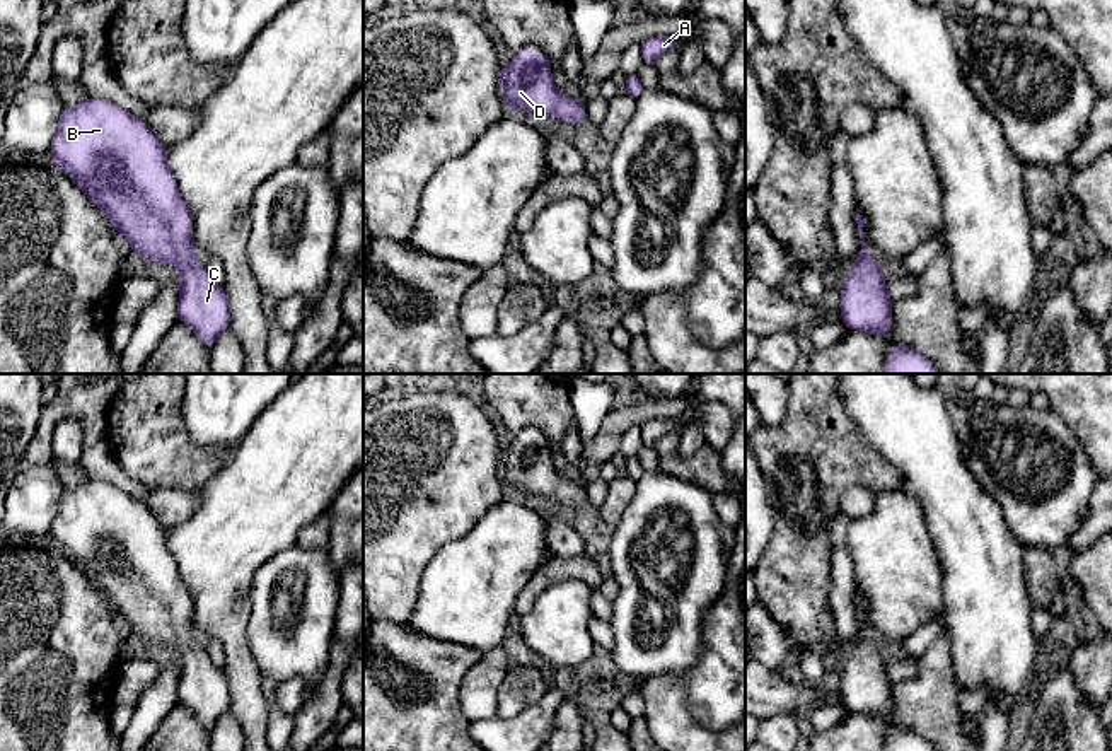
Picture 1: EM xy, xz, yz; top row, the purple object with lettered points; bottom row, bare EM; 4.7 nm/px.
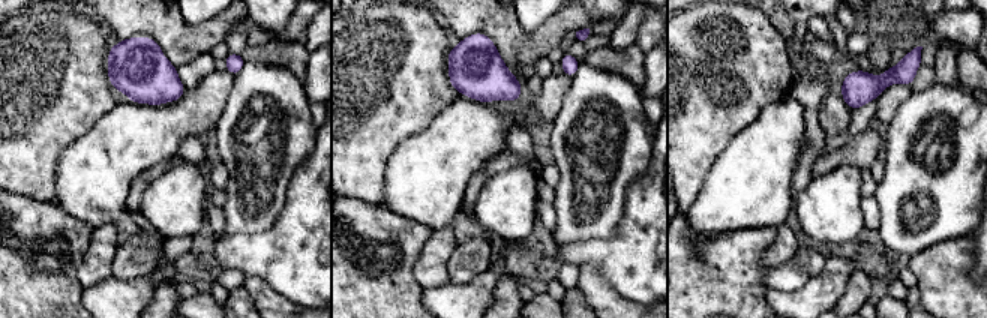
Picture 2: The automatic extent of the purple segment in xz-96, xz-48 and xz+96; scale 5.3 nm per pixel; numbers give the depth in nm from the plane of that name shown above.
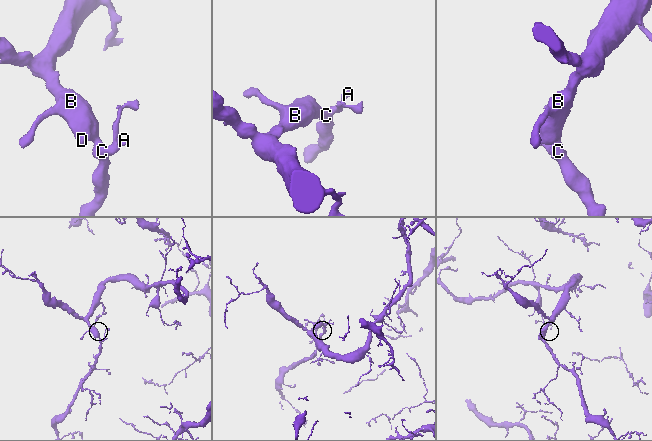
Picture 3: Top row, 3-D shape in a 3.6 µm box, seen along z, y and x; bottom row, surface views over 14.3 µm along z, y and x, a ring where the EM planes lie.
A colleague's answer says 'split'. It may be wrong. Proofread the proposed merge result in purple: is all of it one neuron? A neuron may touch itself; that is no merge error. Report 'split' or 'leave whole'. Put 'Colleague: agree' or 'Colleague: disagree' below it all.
leave whole
Colleague: disagree

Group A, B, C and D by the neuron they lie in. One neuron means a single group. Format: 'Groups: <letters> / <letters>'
Groups: A B C D

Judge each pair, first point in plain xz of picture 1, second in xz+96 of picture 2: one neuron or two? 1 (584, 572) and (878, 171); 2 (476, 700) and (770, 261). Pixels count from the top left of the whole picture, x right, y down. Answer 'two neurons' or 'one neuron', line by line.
1: two neurons
2: one neuron

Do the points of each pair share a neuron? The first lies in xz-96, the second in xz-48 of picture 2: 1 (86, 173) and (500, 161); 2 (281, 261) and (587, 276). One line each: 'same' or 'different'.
1: different
2: different

